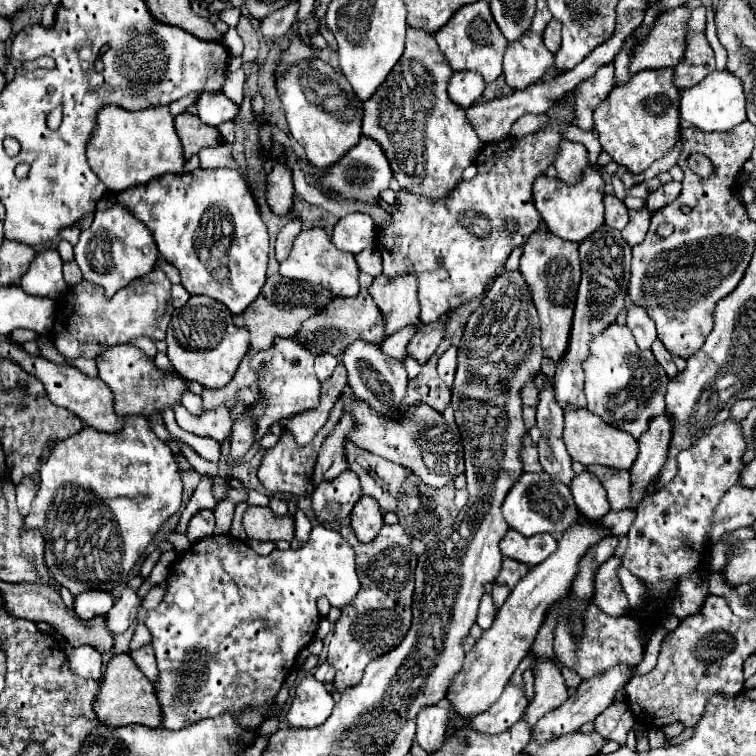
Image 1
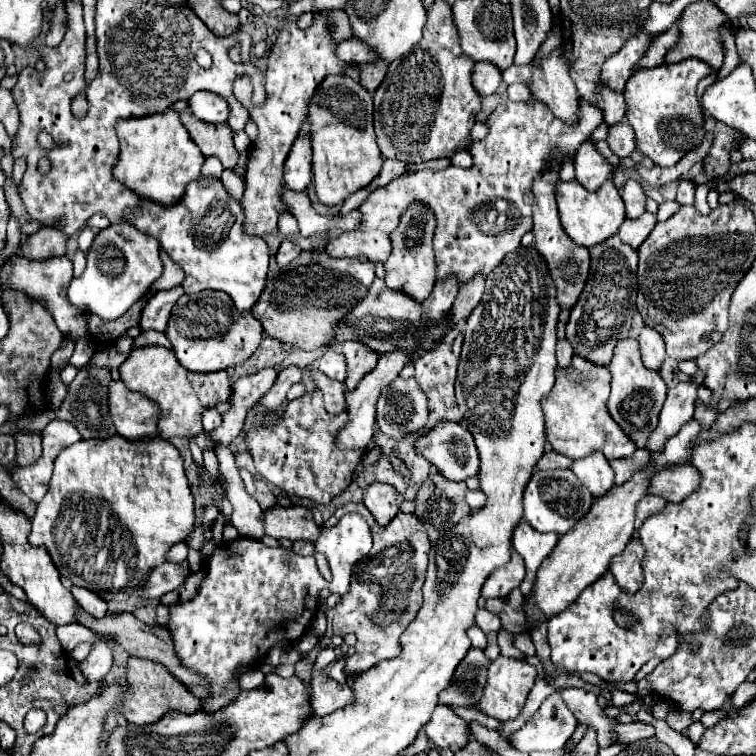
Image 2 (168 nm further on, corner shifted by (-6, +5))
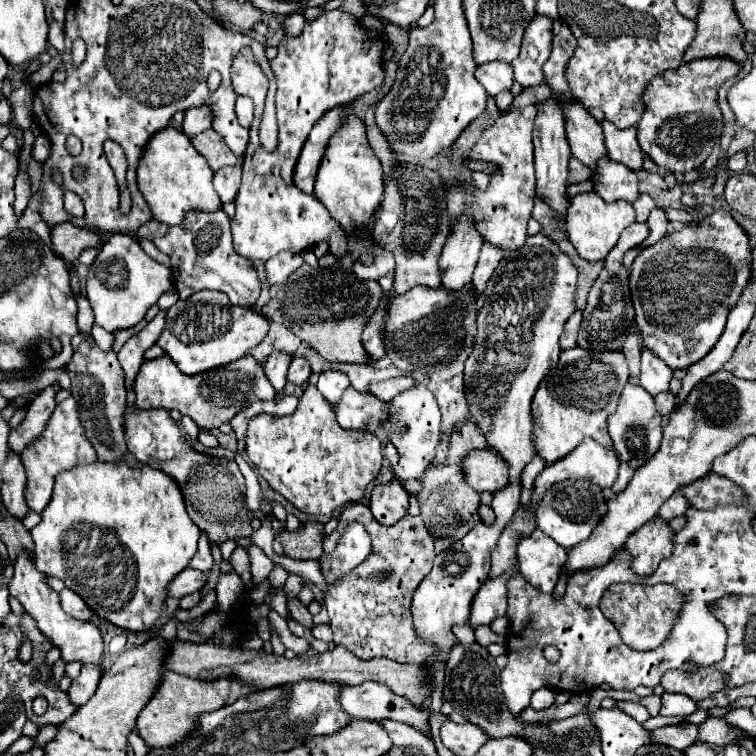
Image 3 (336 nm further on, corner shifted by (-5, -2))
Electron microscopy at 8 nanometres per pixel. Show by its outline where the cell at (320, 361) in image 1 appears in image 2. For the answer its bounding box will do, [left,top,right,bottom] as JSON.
[318,349,346,381]

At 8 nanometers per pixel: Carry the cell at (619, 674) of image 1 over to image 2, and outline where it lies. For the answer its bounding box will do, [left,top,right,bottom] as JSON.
[510,691,578,753]

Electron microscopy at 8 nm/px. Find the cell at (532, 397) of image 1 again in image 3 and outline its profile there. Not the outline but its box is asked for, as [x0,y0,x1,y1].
[533,348,629,464]

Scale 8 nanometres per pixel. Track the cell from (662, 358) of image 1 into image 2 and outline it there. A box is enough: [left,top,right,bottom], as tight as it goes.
[660,357,680,387]

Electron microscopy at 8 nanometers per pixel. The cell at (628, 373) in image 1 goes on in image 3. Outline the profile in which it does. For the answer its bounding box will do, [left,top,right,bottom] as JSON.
[609,382,663,470]

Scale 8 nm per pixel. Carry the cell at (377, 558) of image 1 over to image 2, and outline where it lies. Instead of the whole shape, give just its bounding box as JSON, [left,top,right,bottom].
[326,503,430,675]

